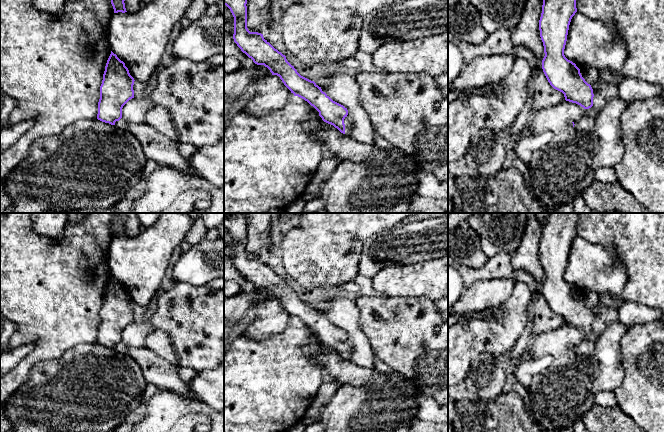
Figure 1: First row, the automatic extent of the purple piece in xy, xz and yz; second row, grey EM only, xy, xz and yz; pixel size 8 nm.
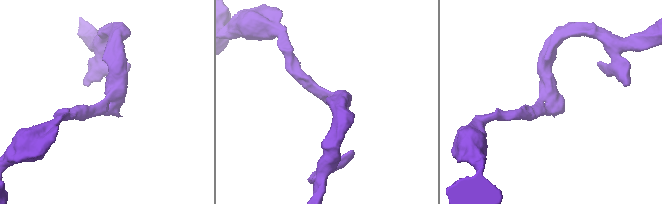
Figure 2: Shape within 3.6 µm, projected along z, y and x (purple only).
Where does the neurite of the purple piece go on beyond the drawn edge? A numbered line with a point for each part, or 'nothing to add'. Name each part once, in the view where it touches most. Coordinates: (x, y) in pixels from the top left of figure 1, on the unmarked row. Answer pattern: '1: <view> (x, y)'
1: xz (348, 349)

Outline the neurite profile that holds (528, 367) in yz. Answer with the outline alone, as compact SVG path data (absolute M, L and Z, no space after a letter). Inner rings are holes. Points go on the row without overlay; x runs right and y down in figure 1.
M544 355L537 359L531 356L524 356L514 369L517 381L523 387L529 386L536 374L539 374L550 366L552 359L553 357L550 355Z

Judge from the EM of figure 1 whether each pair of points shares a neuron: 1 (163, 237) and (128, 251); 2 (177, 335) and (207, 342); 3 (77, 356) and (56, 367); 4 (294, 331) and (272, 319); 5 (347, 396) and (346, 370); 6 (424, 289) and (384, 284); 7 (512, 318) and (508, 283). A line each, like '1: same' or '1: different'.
1: same
2: same
3: same
4: different
5: different
6: same
7: different

